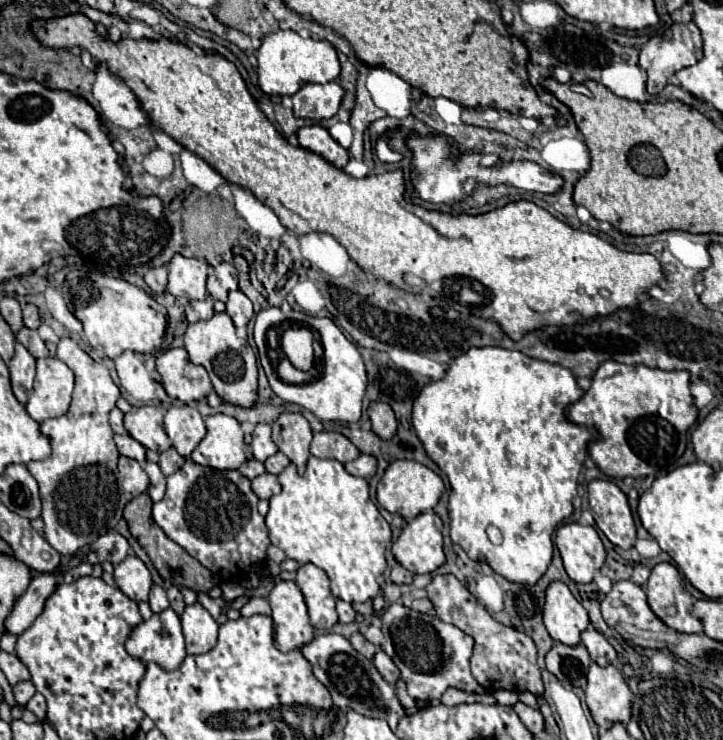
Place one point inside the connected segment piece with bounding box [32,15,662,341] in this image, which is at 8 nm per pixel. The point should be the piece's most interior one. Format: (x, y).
(520, 265)

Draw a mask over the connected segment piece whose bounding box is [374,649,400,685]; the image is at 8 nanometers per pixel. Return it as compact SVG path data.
M382 649L376 651L374 665L376 665L378 673L384 677L384 681L388 681L390 685L396 685L396 681L400 679L400 671L398 671L398 667L392 663L392 659Z

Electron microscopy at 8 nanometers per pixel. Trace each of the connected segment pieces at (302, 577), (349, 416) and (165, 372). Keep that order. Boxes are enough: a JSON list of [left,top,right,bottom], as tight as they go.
[[296,563,338,631],[262,313,366,423],[156,349,214,403]]

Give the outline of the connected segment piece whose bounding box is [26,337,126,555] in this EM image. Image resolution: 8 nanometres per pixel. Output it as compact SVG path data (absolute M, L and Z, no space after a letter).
M64 337L58 343L58 359L64 361L76 375L76 385L74 385L74 397L68 413L56 417L56 419L46 419L40 423L40 433L50 439L52 445L52 455L44 461L30 461L26 469L30 475L36 479L40 487L40 501L42 501L42 521L44 521L44 537L46 541L60 553L60 555L76 555L80 547L90 545L96 541L96 537L104 535L106 531L114 529L118 521L122 519L122 511L126 507L126 497L124 491L118 487L116 479L116 463L118 463L118 449L114 445L114 431L108 425L108 413L114 409L120 389L114 385L110 371L106 365L96 363L86 351L80 349L80 345Z

